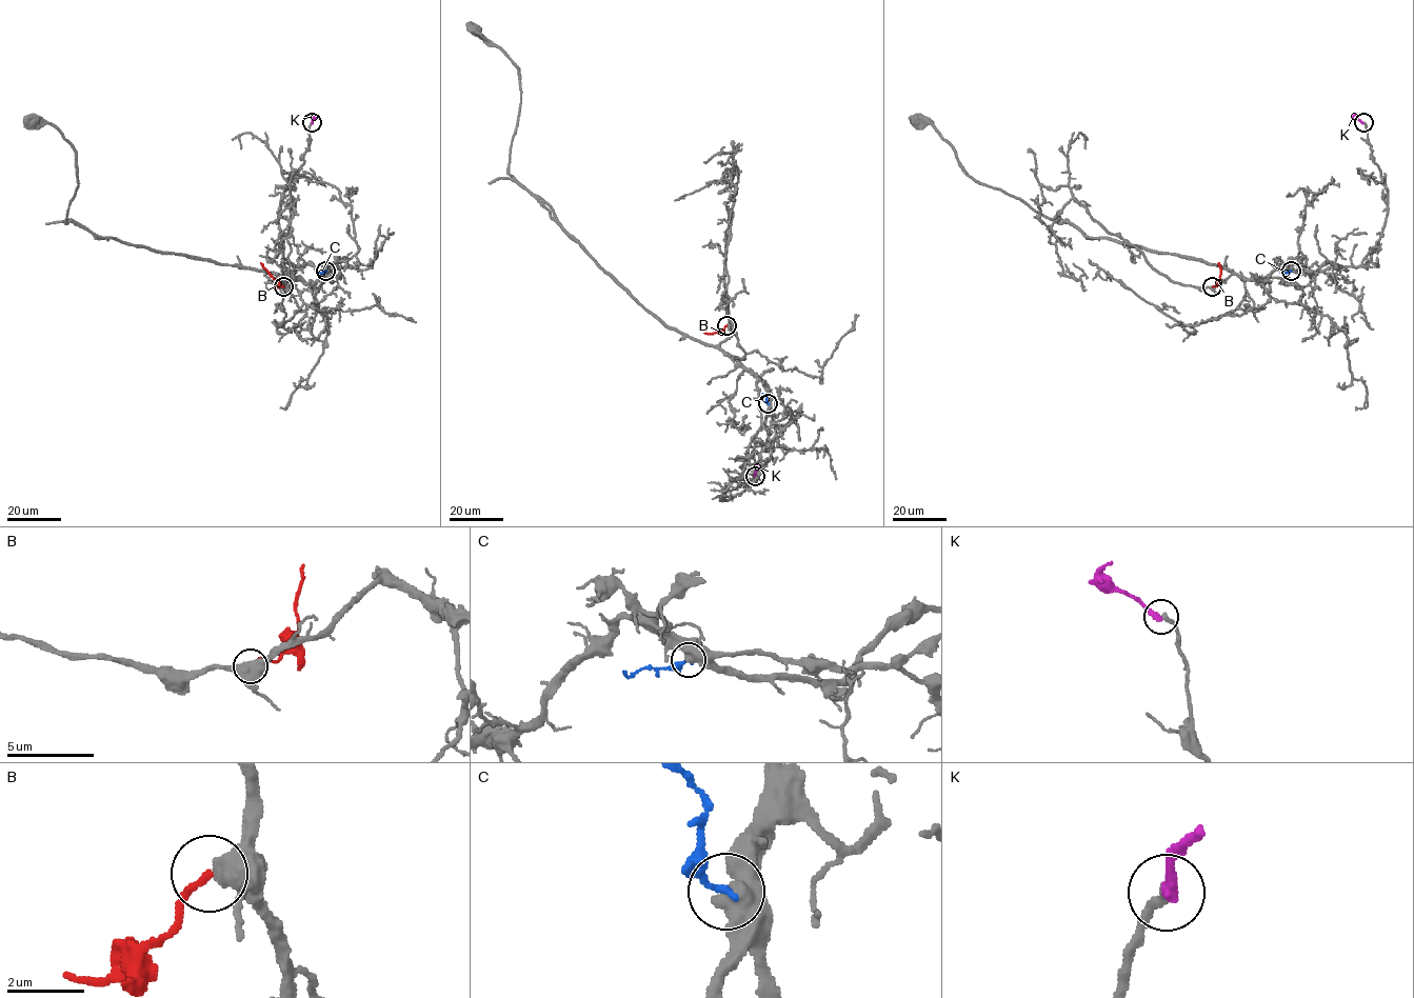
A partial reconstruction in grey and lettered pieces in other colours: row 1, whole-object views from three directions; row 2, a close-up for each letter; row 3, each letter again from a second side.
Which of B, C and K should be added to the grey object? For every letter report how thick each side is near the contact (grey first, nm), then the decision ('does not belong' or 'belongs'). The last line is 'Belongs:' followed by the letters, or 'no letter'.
B: calibres 600 and 170 nm; belongs
C: calibres 750 and 200 nm; does not belong
K: calibres 240 and 300 nm; belongs
Belongs: B, K

